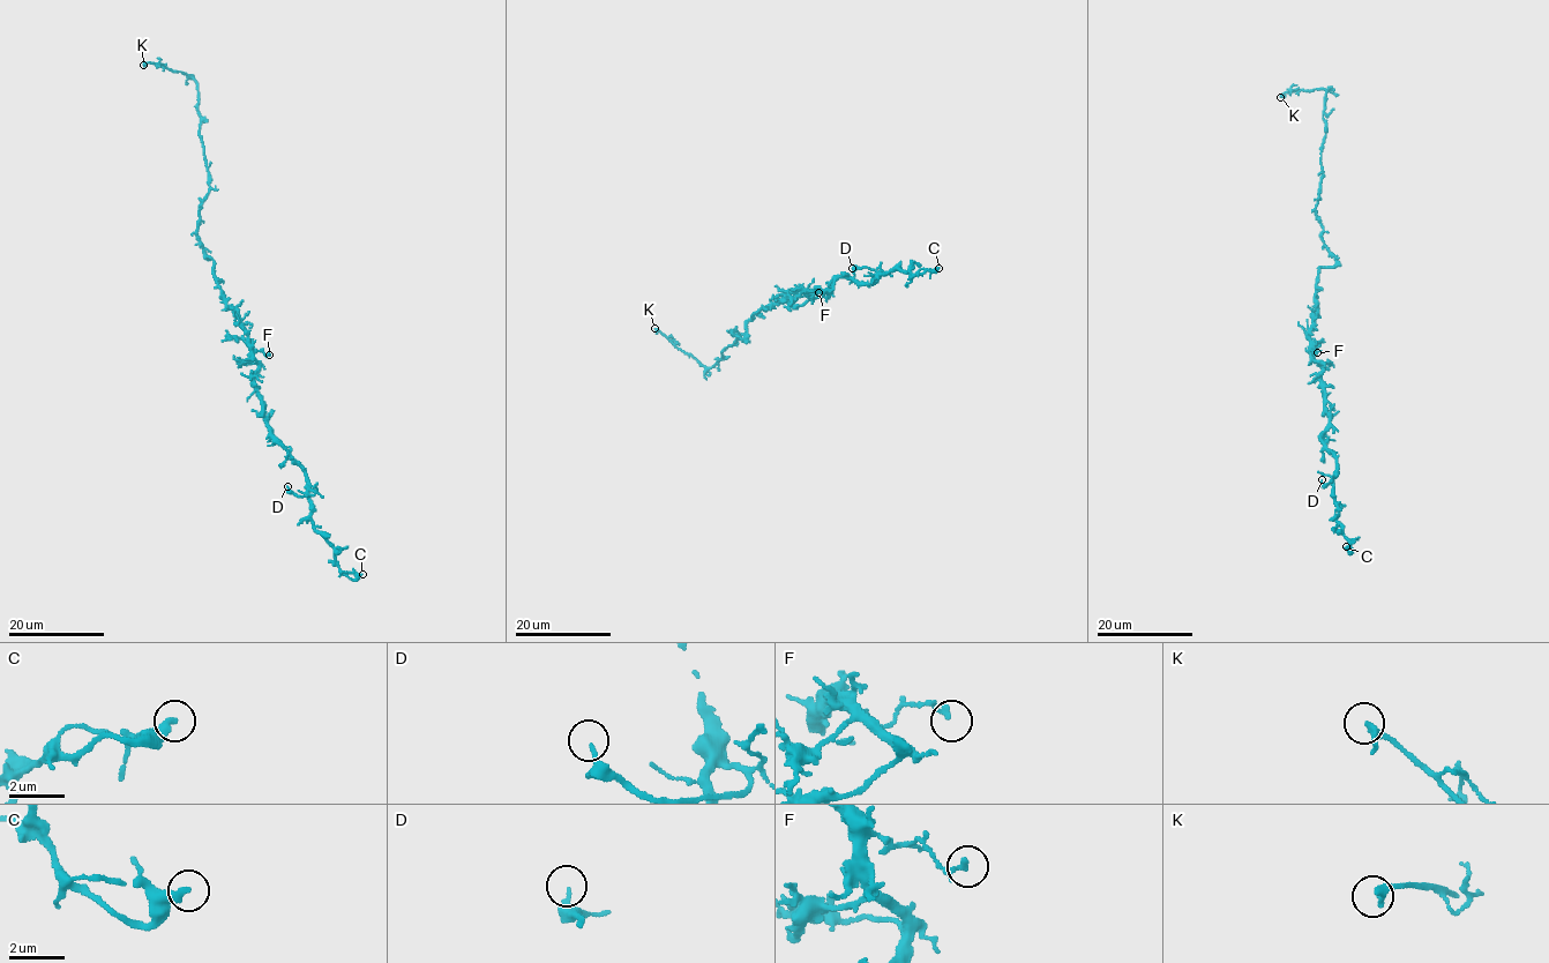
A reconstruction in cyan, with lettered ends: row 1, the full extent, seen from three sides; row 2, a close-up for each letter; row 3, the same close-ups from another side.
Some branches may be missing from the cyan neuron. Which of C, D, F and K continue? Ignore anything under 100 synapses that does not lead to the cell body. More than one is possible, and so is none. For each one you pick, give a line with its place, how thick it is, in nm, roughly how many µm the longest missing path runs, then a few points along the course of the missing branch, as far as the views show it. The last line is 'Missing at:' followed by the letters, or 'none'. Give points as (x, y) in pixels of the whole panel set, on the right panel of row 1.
K: at (1280, 97); 160 nm thick; about 30 µm are missing; missing branch runs (1280, 97), (1263, 125), (1274, 144), (1286, 155), (1296, 154)
Missing at: K

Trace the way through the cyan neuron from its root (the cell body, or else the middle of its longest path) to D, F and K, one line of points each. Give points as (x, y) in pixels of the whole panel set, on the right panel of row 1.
D: (1316, 313), (1311, 358), (1323, 364), (1329, 424), (1321, 439), (1336, 463), (1332, 479), (1324, 487), (1322, 479)
F: (1316, 313), (1309, 338), (1310, 349), (1316, 351), (1315, 355), (1317, 352)
K: (1316, 313), (1318, 268), (1336, 263), (1315, 211), (1323, 172), (1325, 90), (1280, 97)

